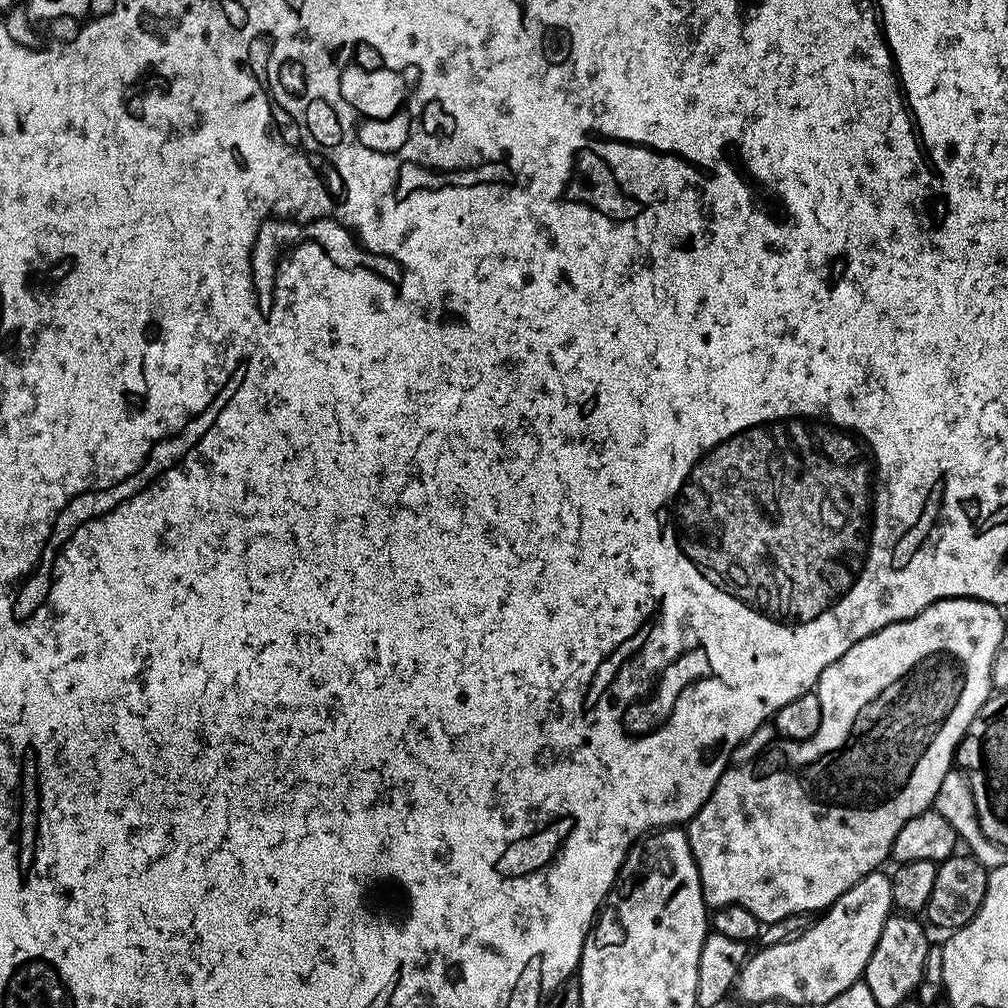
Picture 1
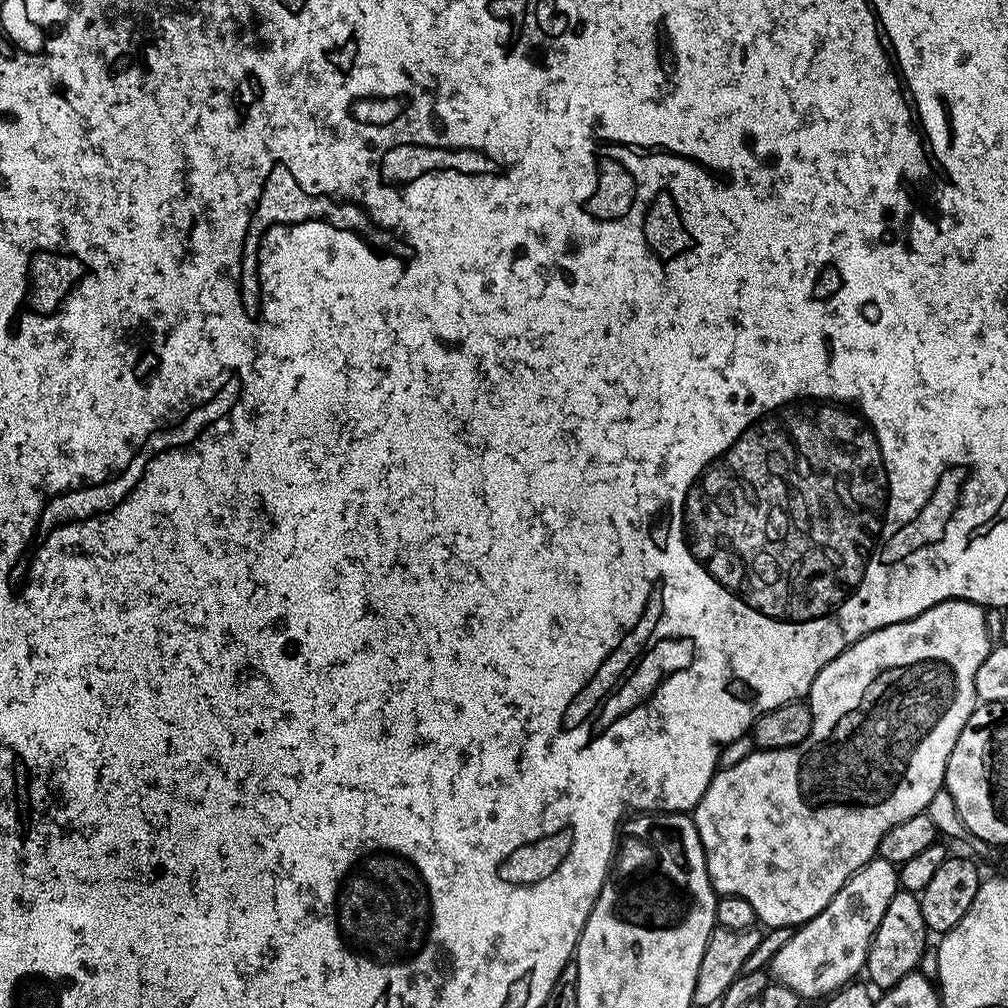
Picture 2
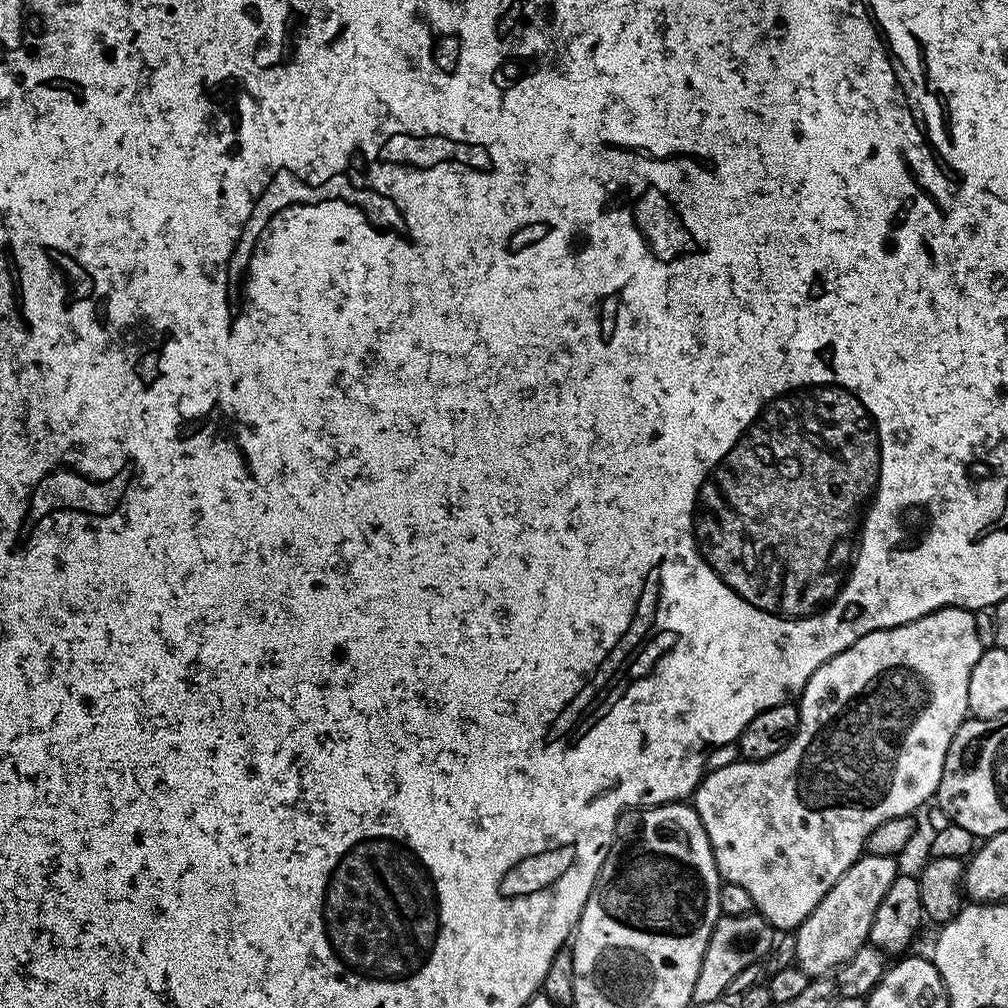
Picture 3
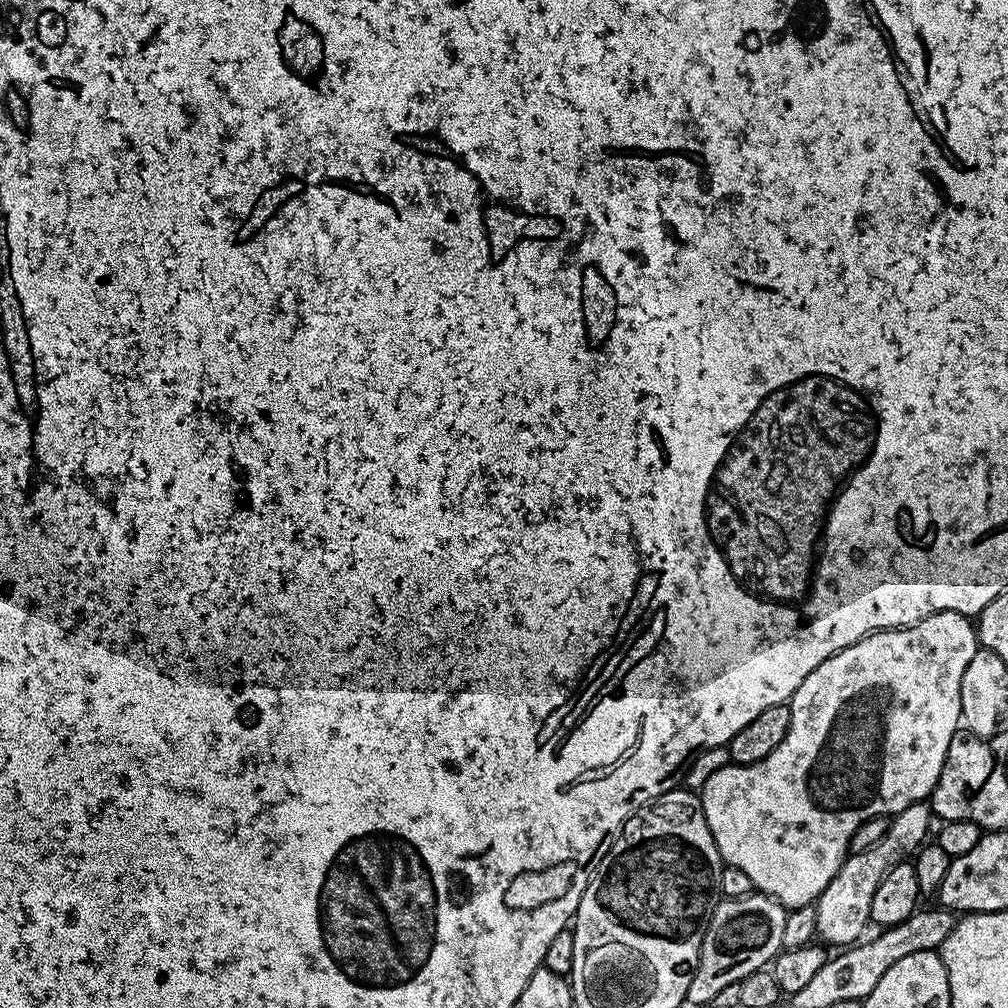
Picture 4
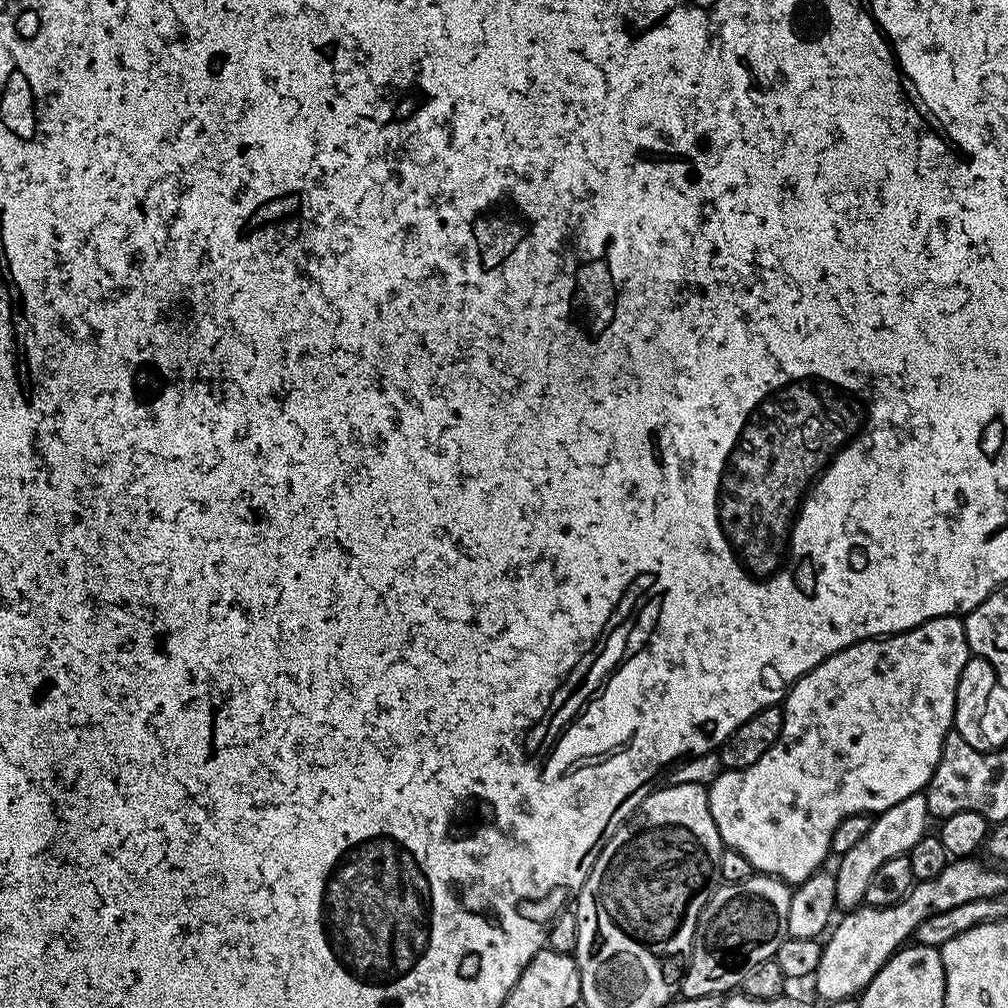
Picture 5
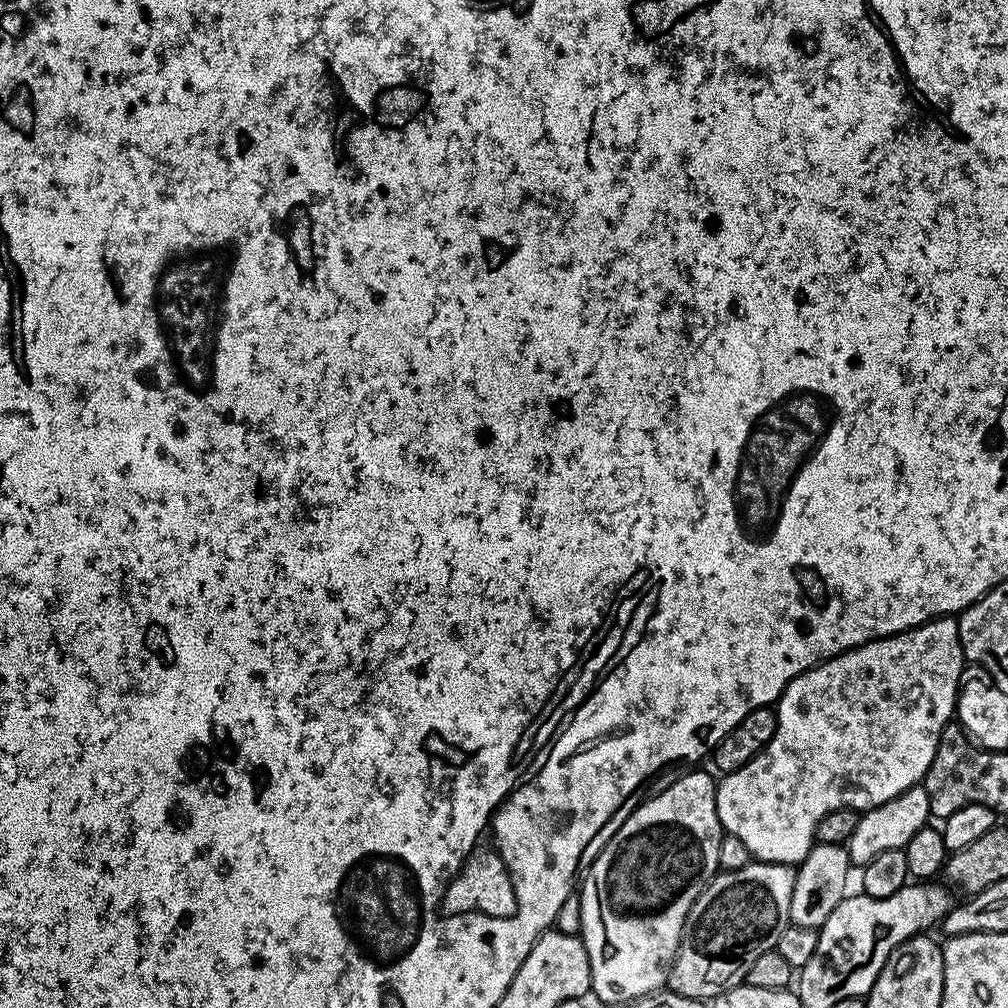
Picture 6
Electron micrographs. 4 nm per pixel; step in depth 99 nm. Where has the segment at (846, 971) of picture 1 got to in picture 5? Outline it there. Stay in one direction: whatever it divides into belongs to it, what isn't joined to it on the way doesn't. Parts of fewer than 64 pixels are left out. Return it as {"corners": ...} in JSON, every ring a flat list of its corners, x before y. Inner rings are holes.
{"corners":[[924,792,910,794,910,798,902,798,902,802,894,802,890,810,879,813,873,819,870,830,846,854,839,857,840,865,834,868,837,884,836,902,841,909,851,910,864,904,866,886,870,886,870,878,874,878,874,870,882,866,882,862,890,862,890,858,906,856,908,851,926,834,924,828,930,823,928,814,928,797]]}

